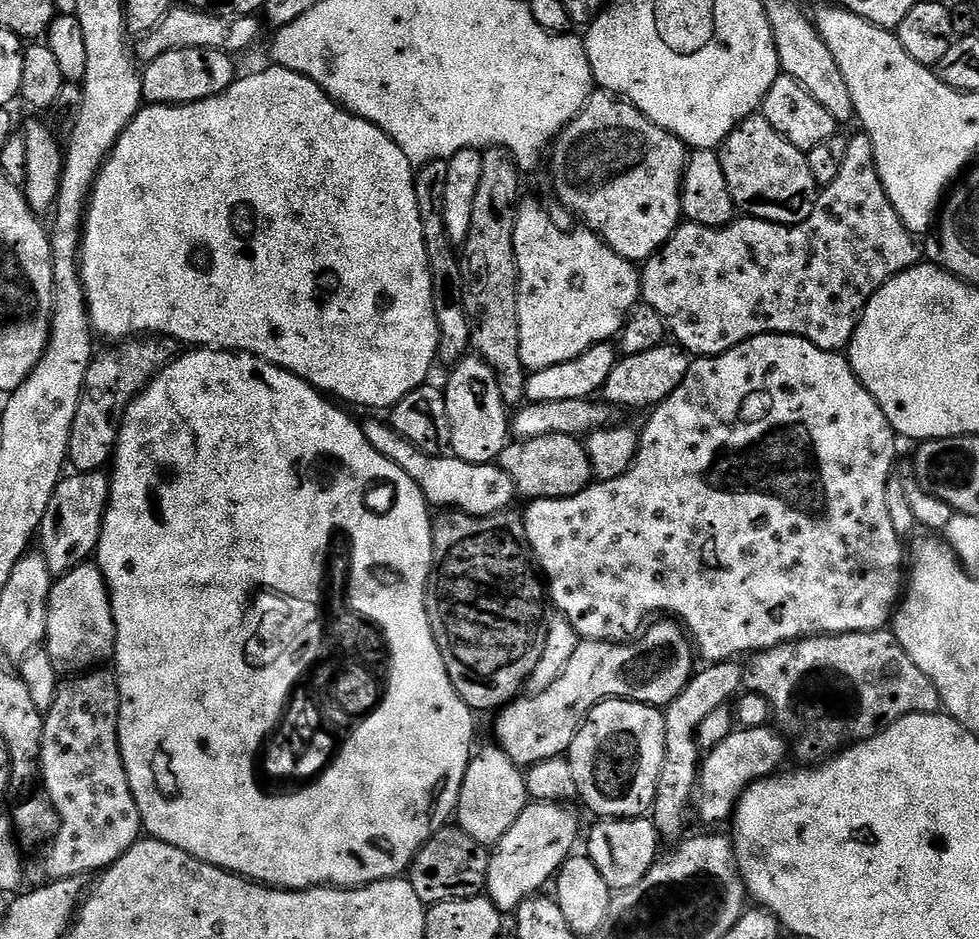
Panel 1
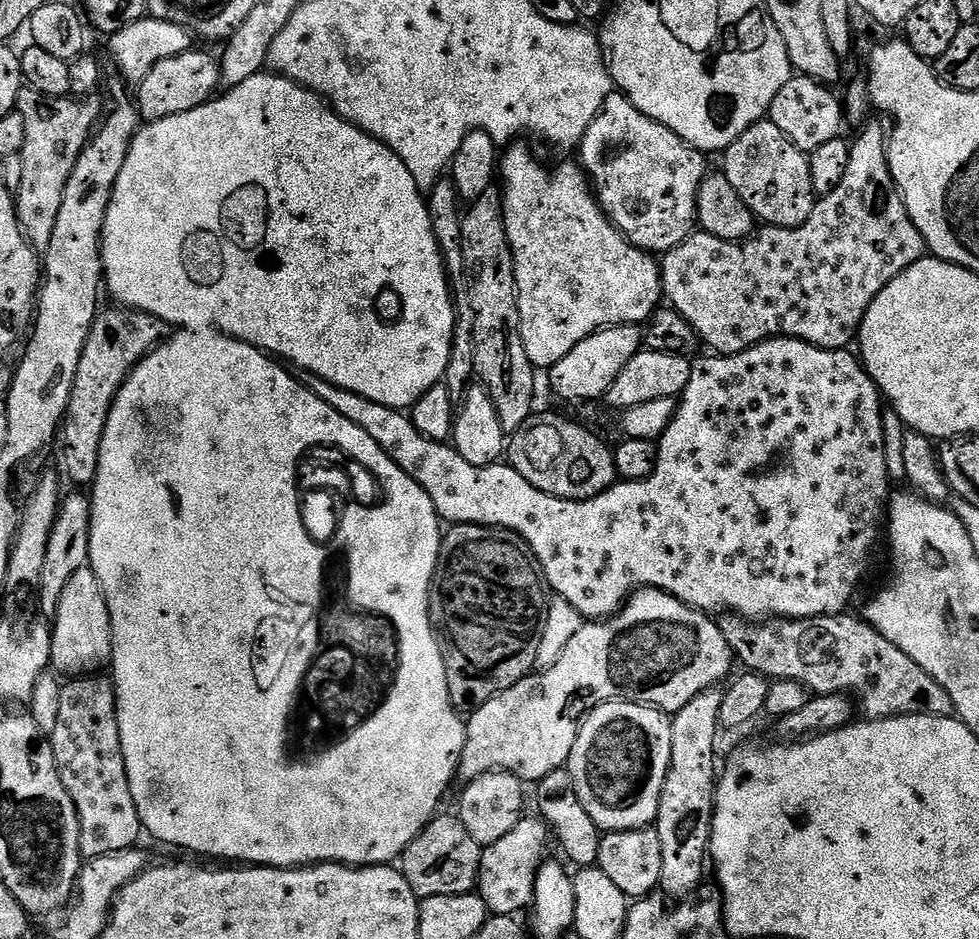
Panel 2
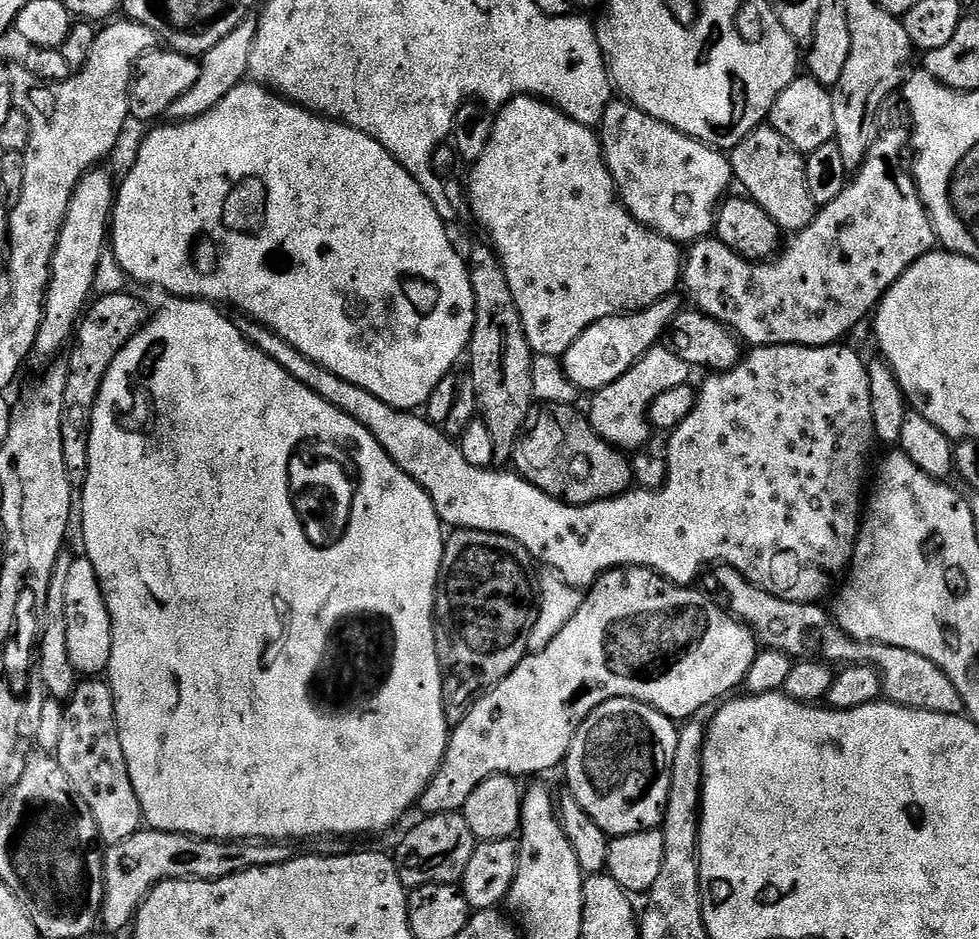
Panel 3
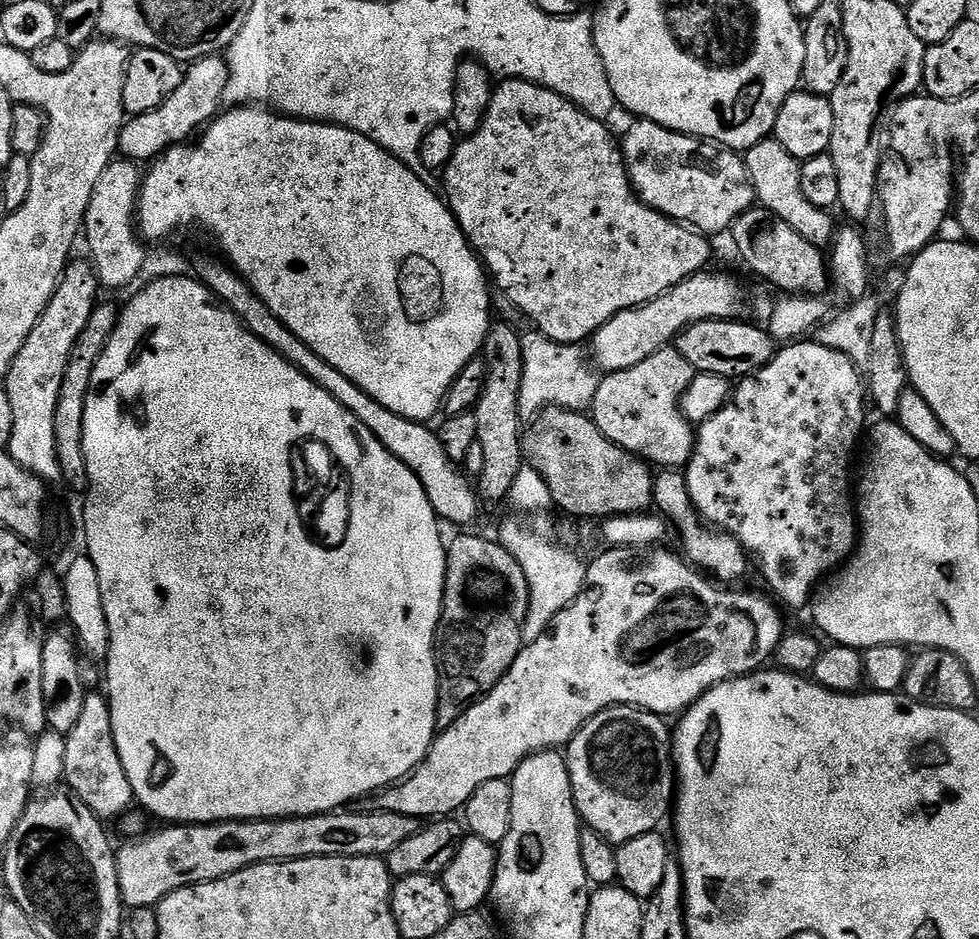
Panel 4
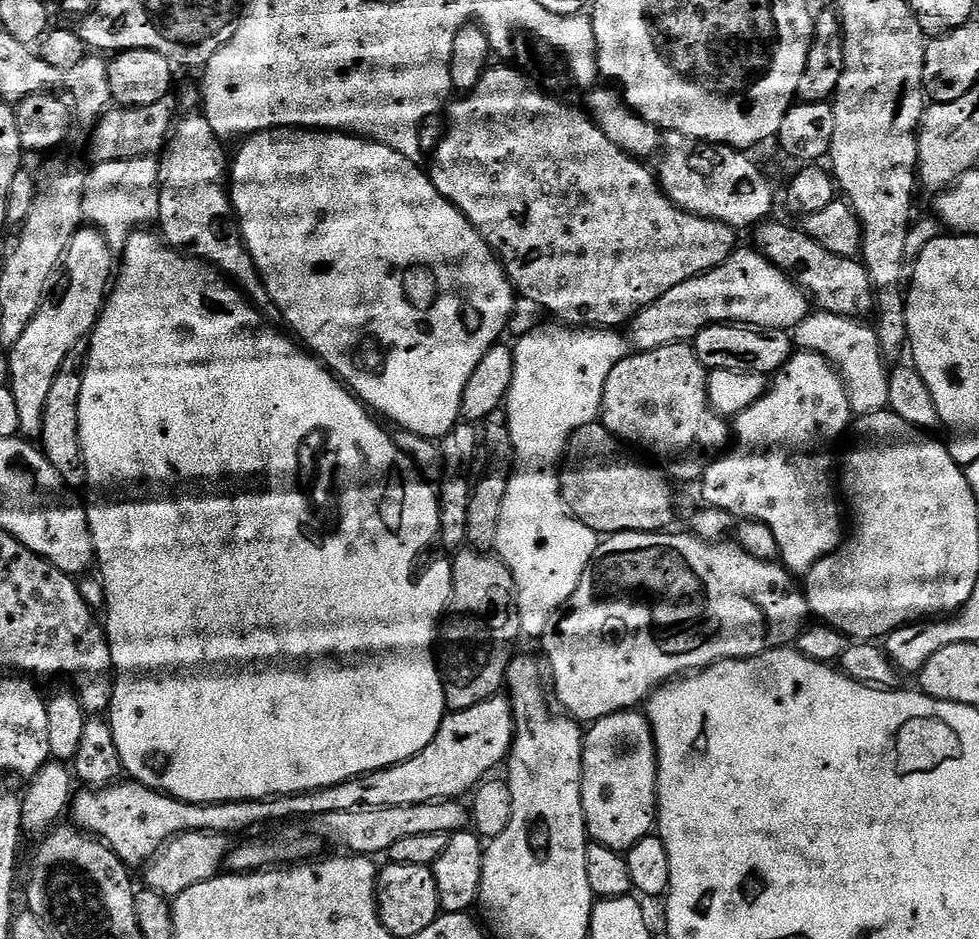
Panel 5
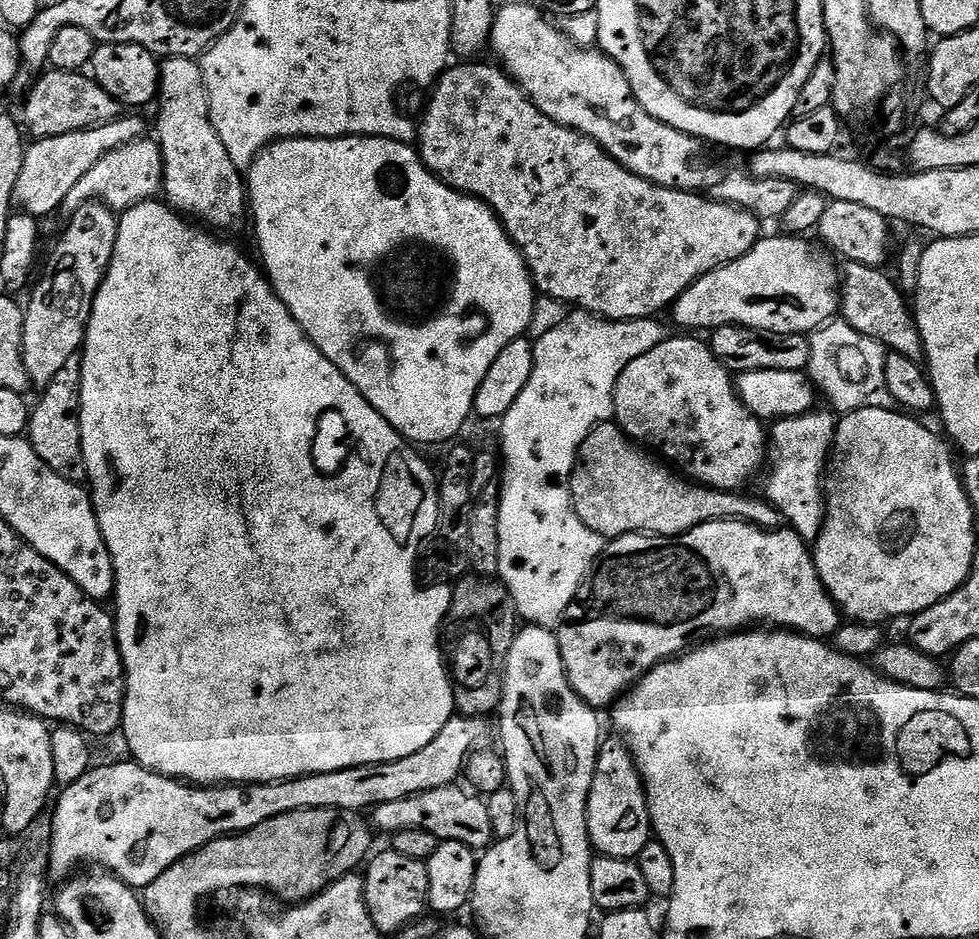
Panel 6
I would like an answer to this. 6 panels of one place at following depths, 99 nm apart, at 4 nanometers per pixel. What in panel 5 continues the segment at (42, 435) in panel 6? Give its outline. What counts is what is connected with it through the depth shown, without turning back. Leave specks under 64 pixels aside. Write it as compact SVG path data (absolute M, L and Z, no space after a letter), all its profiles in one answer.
M80 350L68 353L66 362L62 362L62 370L58 378L54 378L54 386L50 386L50 395L46 397L46 410L38 437L38 444L44 457L48 459L50 466L54 466L54 470L63 478L65 484L73 490L83 489L88 483L78 434L78 402L82 394L81 372L85 363L85 353Z

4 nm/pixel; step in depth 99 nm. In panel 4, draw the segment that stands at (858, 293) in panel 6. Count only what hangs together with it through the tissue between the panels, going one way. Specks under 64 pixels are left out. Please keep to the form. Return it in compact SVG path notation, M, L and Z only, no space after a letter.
M753 206L732 223L730 237L736 243L736 252L756 276L780 288L781 293L798 296L824 296L830 288L830 264L825 253L815 248L798 230L786 226L778 214Z

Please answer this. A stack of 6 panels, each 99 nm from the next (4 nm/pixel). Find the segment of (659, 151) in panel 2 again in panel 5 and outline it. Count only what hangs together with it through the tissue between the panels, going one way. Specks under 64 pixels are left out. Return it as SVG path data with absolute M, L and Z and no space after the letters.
M670 132L663 137L662 151L659 153L660 165L655 165L658 187L682 210L695 216L710 218L726 226L743 230L764 223L773 215L772 207L776 204L776 192L768 181L768 176L751 160L747 151L732 148L728 144L710 144L707 140L694 140L680 132Z

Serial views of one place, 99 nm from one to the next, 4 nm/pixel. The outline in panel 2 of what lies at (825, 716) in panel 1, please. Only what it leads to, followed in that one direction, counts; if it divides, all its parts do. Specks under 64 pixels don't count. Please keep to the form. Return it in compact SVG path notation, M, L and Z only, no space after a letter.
M724 614L718 623L726 642L732 647L732 655L740 660L749 672L774 680L793 680L798 682L809 693L825 696L842 692L858 698L859 707L865 717L873 720L891 720L893 718L948 718L954 709L950 694L938 686L938 682L910 654L902 654L894 642L882 638L878 630L868 623L867 619L841 614L838 616L811 616L801 620L768 618L763 622L746 620L735 614Z

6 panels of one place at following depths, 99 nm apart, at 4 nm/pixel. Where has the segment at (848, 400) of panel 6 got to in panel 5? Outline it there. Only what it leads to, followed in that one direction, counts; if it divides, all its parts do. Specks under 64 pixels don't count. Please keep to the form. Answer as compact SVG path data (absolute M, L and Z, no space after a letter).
M818 310L806 316L796 326L792 336L799 349L819 353L838 369L847 388L853 413L858 416L885 411L889 402L889 371L877 342L876 331L871 325L860 322Z

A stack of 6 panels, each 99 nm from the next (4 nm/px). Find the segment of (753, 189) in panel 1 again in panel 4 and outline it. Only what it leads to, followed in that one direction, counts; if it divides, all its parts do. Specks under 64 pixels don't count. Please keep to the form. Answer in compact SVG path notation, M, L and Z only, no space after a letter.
M769 138L747 149L743 153L743 158L746 170L754 182L759 207L778 214L778 218L782 218L786 226L798 230L798 234L802 234L802 238L806 238L806 242L810 242L815 248L827 249L838 224L832 221L833 213L829 209L810 206L806 194L802 194L800 170L794 166L792 155L777 140Z

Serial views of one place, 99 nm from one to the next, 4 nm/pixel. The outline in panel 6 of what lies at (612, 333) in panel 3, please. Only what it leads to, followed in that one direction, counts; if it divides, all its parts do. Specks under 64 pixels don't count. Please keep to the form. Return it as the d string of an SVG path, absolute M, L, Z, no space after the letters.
M779 234L756 241L756 245L742 258L723 264L710 274L698 278L676 299L670 309L672 320L680 330L708 328L715 330L727 324L741 324L747 328L757 328L763 332L778 334L811 334L823 327L837 315L840 307L838 268L832 265L833 257L823 247L815 243L807 244L807 239L796 234Z

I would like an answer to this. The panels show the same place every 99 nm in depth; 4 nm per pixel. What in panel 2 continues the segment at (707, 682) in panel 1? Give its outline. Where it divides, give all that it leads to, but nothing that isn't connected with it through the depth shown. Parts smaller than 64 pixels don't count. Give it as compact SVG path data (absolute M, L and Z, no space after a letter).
M723 687L707 688L698 694L698 698L690 698L690 702L671 717L670 770L666 774L666 782L662 782L662 798L654 825L658 842L662 842L659 891L669 897L680 896L683 892L699 893L705 883L704 864L706 868L712 846L712 811L716 805L718 779L716 732L721 731L723 697Z

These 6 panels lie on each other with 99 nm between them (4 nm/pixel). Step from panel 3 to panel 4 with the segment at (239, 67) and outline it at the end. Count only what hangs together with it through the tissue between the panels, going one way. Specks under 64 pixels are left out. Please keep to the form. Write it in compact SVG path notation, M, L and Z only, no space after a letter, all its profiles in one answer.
M223 55L203 56L201 60L191 61L184 68L184 77L178 90L167 96L162 106L154 106L154 110L146 114L125 119L120 135L119 155L125 161L152 162L163 156L169 148L191 141L221 111L227 81L228 61Z

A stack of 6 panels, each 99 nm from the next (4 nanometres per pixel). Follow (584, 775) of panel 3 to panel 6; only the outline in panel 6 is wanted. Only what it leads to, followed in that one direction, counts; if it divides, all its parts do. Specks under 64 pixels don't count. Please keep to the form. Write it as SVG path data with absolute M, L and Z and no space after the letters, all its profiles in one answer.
M619 738L605 739L596 759L594 778L586 806L588 840L599 855L635 860L642 846L653 839L652 819L648 816L648 799L640 772L632 760L632 752Z

